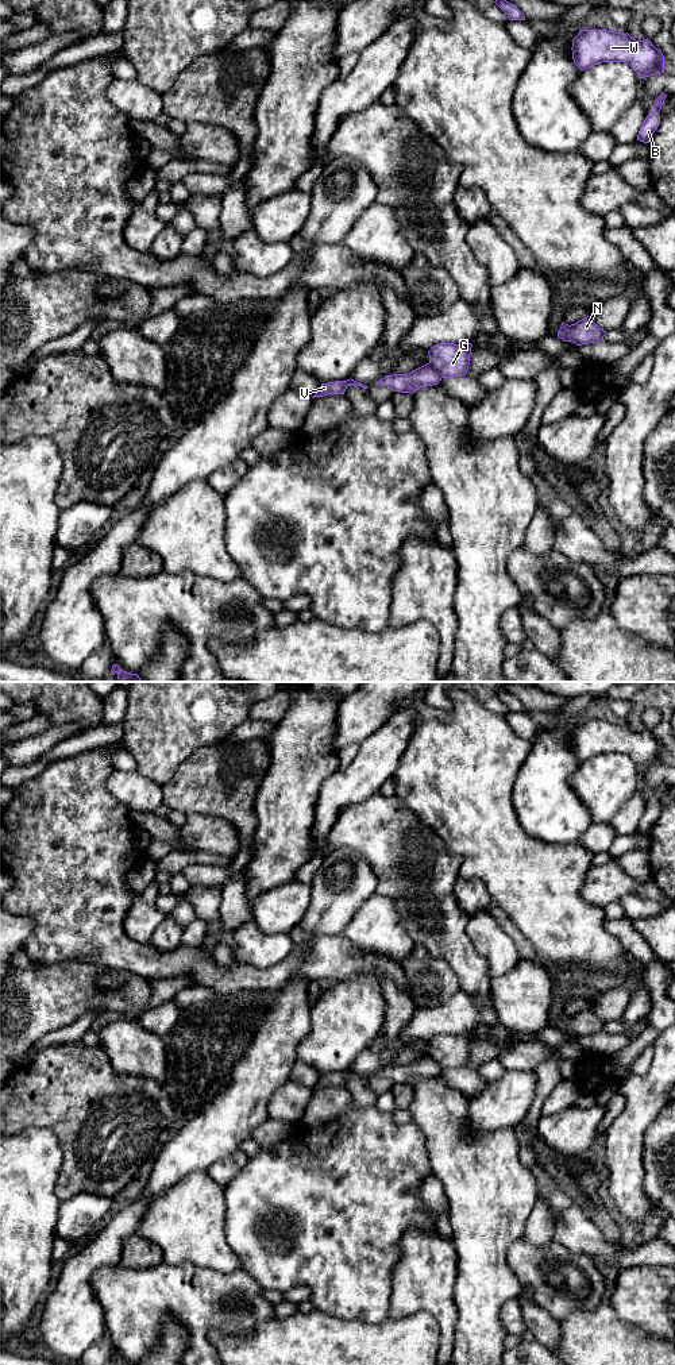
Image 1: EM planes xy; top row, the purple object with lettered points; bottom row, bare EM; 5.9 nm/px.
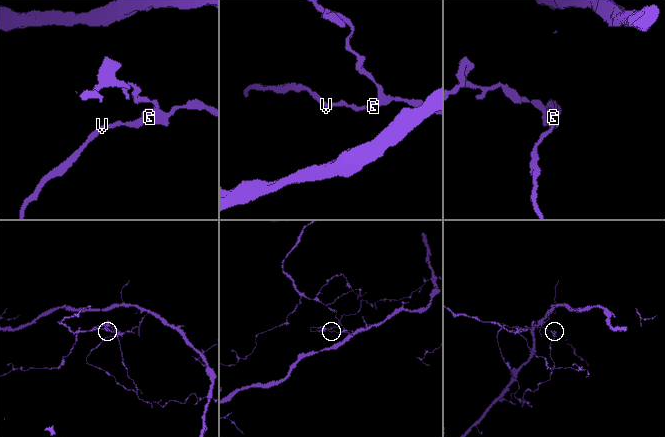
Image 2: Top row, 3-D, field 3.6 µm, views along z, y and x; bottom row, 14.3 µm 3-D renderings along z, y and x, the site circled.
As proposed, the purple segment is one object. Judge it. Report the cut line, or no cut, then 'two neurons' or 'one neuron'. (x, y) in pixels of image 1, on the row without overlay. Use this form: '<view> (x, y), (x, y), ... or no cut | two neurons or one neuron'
xy (429, 1053), (443, 1068) | two neurons

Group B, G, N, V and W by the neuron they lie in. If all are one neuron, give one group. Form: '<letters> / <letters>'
B V W / G N

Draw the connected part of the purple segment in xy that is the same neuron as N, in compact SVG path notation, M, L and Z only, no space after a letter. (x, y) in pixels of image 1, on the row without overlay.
M589 1007L575 1015L562 1014L558 1029L564 1033L572 1033L576 1037L598 1034L603 1032L606 1022L599 1019Z

